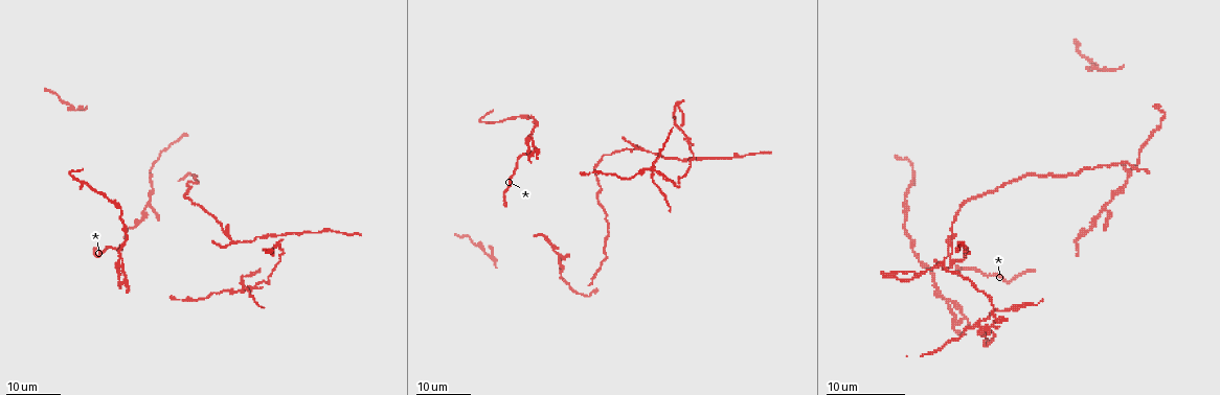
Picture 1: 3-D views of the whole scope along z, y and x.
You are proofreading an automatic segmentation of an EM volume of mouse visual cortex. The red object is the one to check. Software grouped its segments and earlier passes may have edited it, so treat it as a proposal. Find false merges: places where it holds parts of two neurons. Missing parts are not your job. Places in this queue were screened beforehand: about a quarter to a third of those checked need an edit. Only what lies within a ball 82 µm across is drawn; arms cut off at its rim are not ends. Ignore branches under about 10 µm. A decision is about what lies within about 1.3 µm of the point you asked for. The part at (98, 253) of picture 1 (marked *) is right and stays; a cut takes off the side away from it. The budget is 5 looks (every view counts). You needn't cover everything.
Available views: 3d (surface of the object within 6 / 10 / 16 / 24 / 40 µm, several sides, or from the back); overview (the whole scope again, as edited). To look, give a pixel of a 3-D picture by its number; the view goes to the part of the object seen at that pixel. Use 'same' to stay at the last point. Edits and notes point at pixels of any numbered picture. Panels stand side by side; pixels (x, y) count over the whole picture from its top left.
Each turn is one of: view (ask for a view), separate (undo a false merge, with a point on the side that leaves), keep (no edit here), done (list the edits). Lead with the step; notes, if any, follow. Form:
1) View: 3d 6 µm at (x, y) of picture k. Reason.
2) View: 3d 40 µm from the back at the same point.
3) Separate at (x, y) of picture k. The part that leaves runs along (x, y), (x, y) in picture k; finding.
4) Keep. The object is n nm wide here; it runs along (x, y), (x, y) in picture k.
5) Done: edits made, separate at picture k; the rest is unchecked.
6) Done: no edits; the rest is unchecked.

View: 3d 24 µm at (906, 199) of picture 1. Narrows sharply.

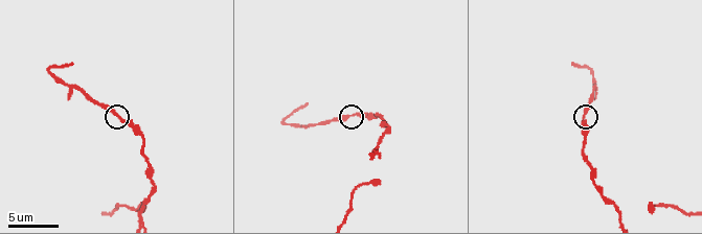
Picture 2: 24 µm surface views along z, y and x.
View: 3d 6 µm at (117, 115) of picture 2.

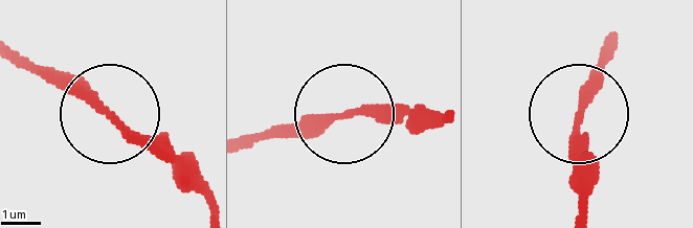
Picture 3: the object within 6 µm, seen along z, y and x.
Keep. It runs along (444, 113), (325, 113), (258, 134) in picture 3; one neuron here.

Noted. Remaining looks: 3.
View: 3d 10 µm at (377, 151) of picture 2. Calibre changes.

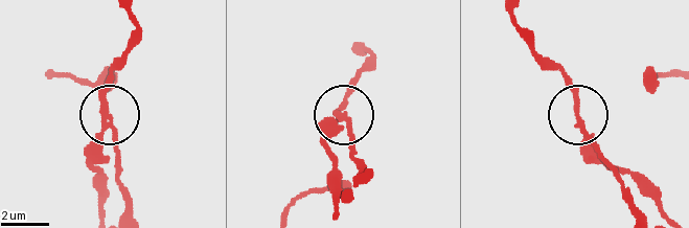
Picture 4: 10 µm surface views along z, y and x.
Separate at (98, 141) of picture 4. The object is 210 nm wide here; the part that leaves runs along (104, 109), (97, 173), (104, 209) in picture 4; a second neuron is stuck on.

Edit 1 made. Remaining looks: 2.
Done: edits made, separate at picture 4; the rest is unchecked.

